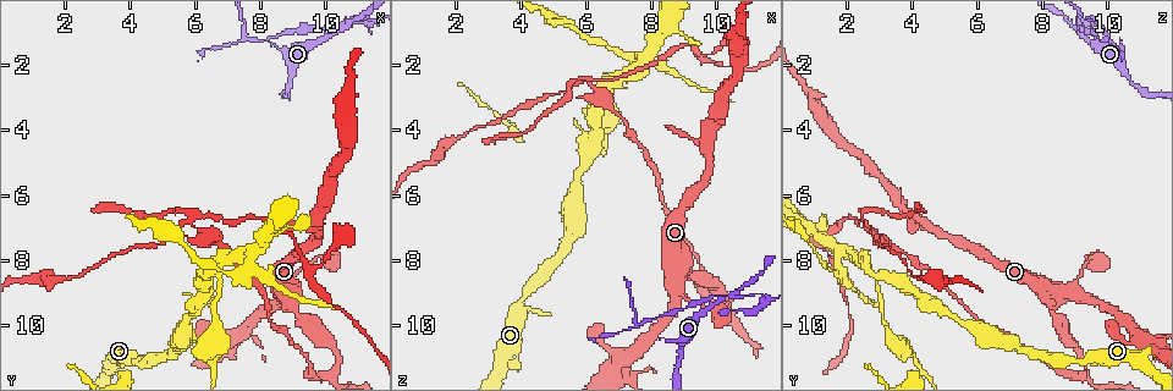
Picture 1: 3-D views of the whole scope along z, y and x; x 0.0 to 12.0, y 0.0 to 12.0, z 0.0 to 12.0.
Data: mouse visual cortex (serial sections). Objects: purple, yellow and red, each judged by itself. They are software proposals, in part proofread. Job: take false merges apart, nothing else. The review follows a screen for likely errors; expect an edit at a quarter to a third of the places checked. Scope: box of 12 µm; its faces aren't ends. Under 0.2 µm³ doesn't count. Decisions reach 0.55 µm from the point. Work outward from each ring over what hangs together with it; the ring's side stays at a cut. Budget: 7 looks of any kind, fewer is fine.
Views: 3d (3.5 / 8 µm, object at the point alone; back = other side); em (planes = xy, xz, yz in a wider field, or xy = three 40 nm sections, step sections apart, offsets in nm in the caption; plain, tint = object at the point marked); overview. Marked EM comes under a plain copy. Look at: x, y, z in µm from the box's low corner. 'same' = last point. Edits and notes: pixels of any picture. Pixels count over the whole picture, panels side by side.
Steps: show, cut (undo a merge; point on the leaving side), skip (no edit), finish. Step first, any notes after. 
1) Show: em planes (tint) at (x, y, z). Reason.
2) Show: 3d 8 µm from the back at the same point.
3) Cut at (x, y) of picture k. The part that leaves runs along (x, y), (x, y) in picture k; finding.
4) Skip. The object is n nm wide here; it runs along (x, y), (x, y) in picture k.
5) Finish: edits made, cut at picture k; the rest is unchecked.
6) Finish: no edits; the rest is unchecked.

Show: 3d 3.5 µm at (7.7, 7.8, 1.9). Branch point.

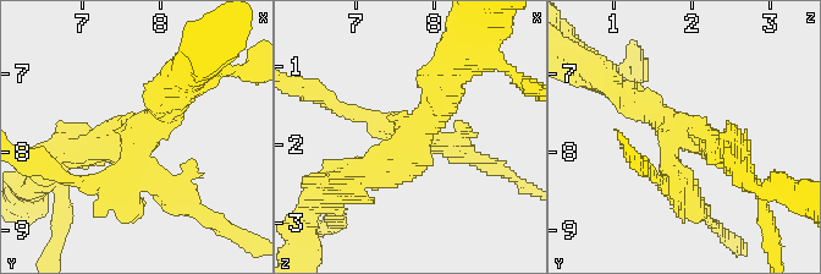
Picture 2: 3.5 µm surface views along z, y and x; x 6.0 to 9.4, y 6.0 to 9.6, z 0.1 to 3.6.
Show: em xy step 2 (tint) at (7.70, 7.75, 1.85).

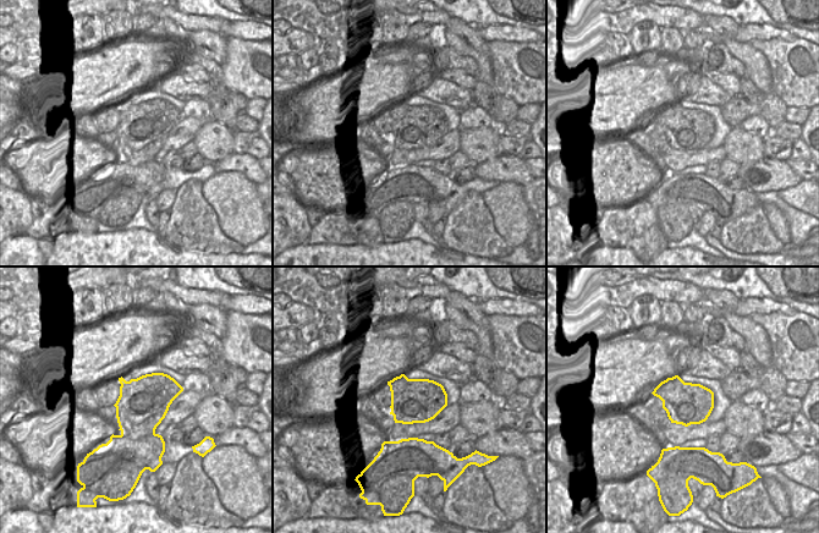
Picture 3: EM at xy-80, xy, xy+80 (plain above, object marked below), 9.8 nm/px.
Cut at (685, 195) of picture 2. The part that leaves runs along (671, 155), (671, 181), (640, 163) in picture 2; a second cell is stuck on.

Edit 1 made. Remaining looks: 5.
Show: overview.

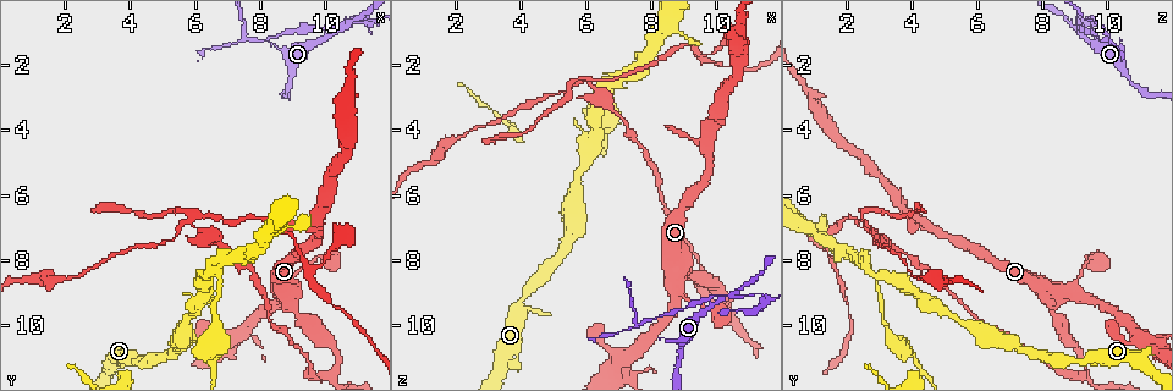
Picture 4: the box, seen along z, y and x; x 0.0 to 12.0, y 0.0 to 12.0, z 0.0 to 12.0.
Show: 3d 3.5 µm at (9.0, 9.4, 8.3). Four-way junction.

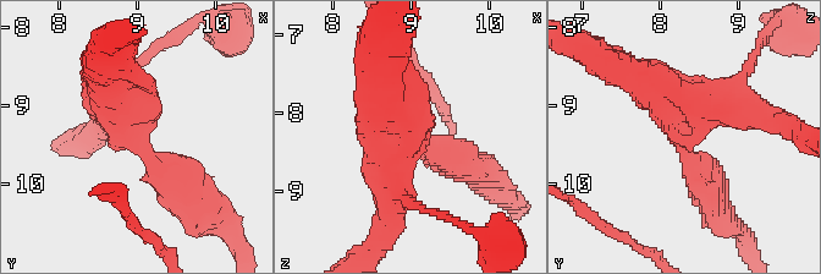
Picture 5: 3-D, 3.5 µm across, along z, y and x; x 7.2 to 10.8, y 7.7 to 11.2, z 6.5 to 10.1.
Show: em xy step 2 (tint) at (8.95, 9.30, 8.30). 4 arms meet here; the arms are 250, 350, 400, 450 nm wide.

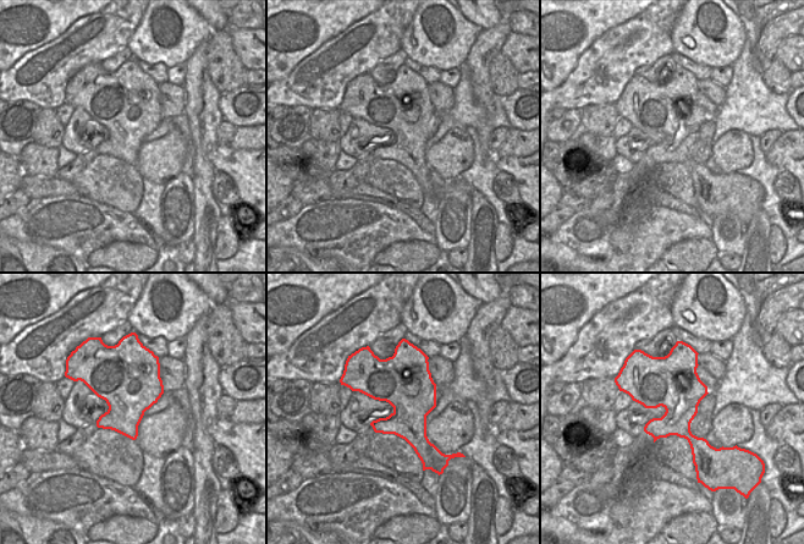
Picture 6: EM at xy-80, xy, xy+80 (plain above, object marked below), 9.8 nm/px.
Cut at (197, 191) of picture 5. The part that leaves runs along (159, 169), (174, 176), (237, 245) in picture 5; a second cell is stuck on.

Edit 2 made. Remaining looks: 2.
Show: 3d 3.5 µm at (10.0, 1.2, 9.2). Two arms at a narrow angle.

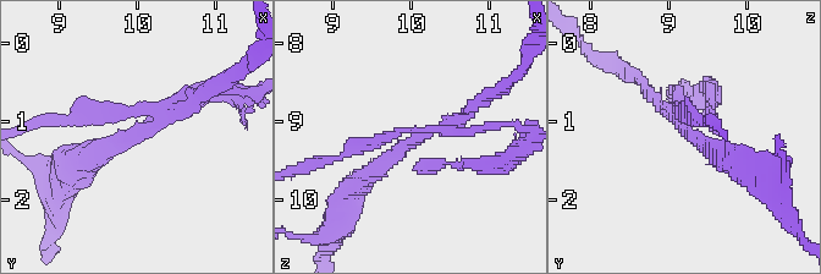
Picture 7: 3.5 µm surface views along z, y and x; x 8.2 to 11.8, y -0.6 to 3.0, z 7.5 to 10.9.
Show: em planes (tint) at (10.05, 1.15, 9.25). 4 arms meet here; the arms are 150, 200, 200, 300 nm wide; now the EM.

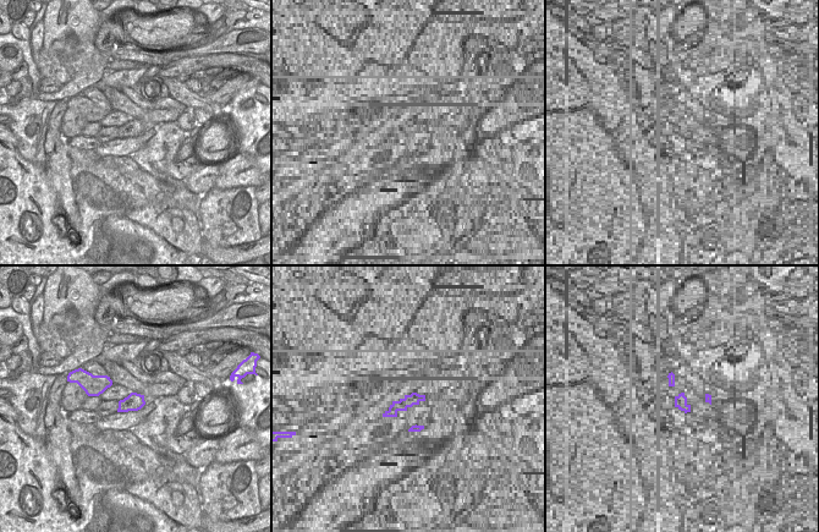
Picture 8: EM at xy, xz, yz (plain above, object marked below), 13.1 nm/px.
Skip. The object is 240 nm wide here; it runs along (84, 160), (211, 93) in picture 7; one cell here.

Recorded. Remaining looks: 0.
Finish: edits made, cut at picture 2, cut at picture 5; the rest is unchecked.

